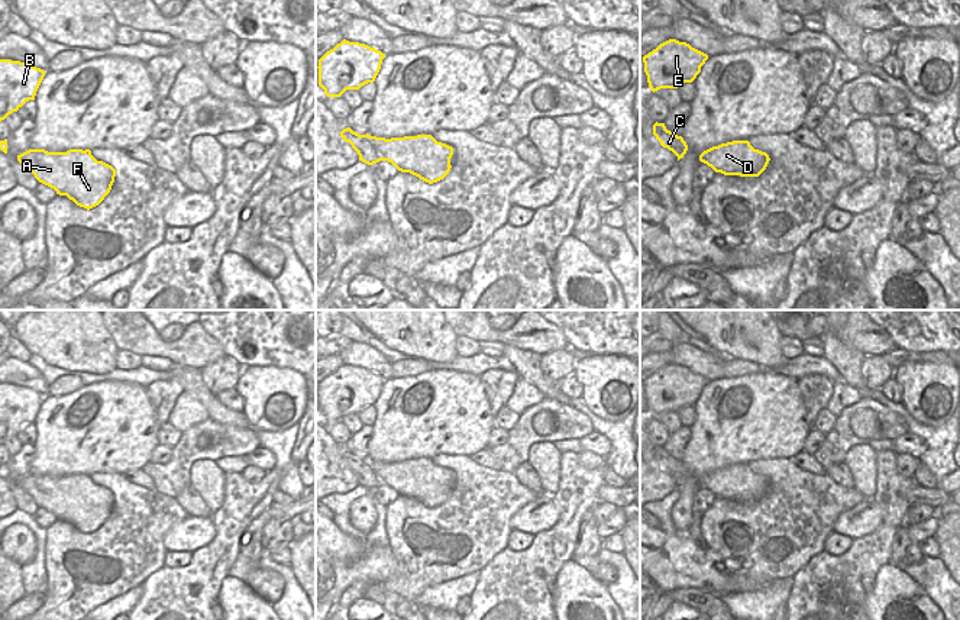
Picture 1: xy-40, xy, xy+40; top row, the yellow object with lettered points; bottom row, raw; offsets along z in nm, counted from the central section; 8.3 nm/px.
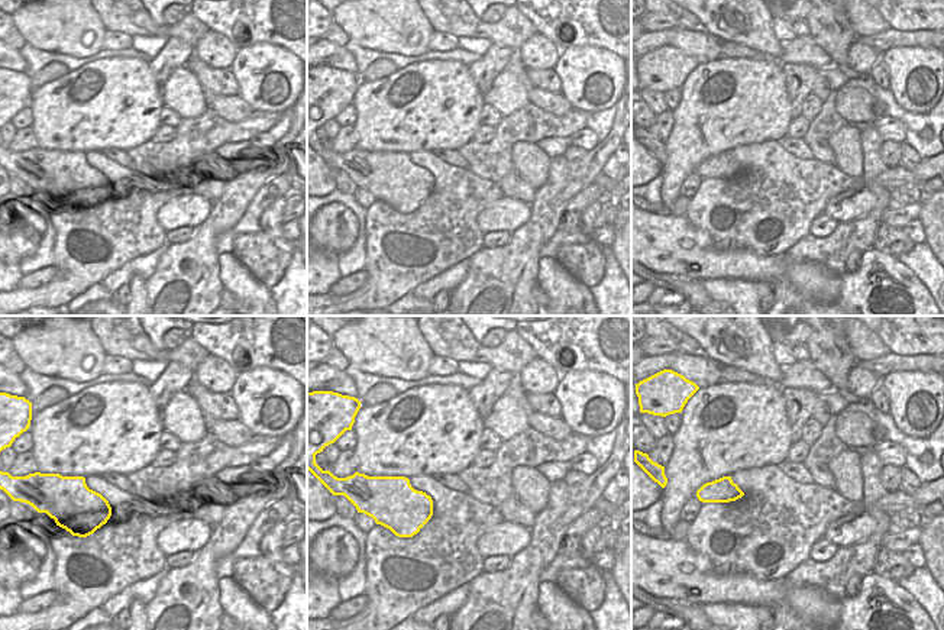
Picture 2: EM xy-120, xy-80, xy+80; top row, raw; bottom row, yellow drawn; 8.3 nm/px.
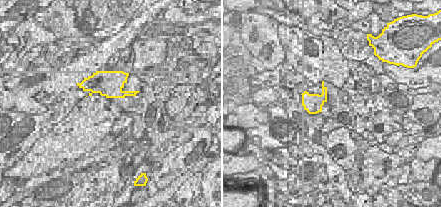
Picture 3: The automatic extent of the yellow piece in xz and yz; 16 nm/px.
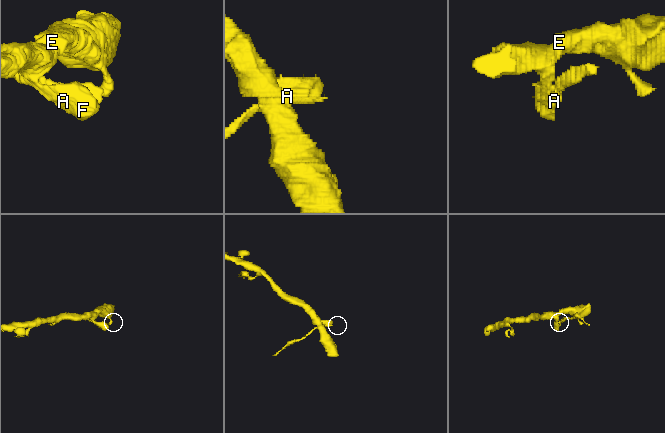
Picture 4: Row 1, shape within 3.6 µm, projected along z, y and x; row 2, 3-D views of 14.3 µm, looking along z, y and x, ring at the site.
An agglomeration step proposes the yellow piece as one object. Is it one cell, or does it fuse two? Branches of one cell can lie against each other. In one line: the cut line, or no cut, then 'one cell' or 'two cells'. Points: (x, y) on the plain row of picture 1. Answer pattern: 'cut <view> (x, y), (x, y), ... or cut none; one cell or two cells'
cut xy (452, 475), (436, 474), (410, 494), (398, 494); two cells

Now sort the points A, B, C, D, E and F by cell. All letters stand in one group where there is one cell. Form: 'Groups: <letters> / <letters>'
Groups: A B E F / C D.

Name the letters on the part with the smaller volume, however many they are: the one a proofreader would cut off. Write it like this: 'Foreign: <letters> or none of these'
Foreign: C, D

